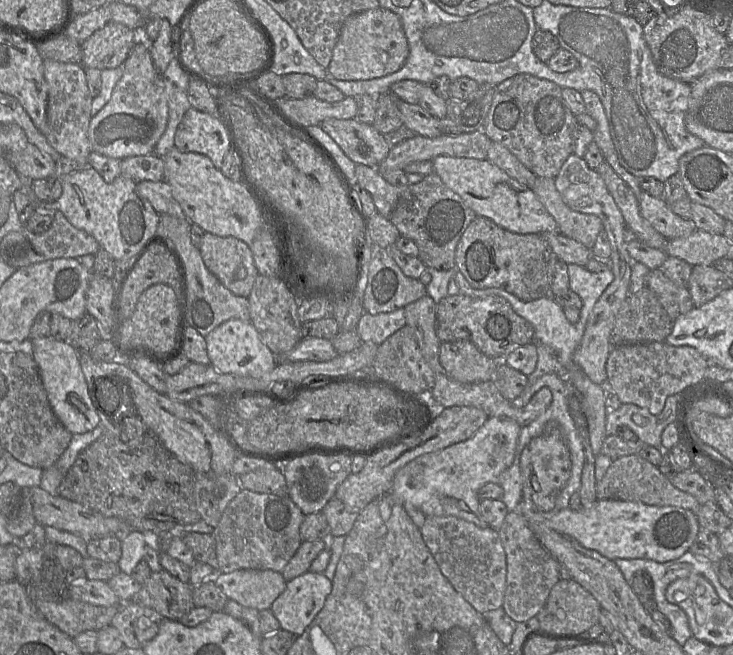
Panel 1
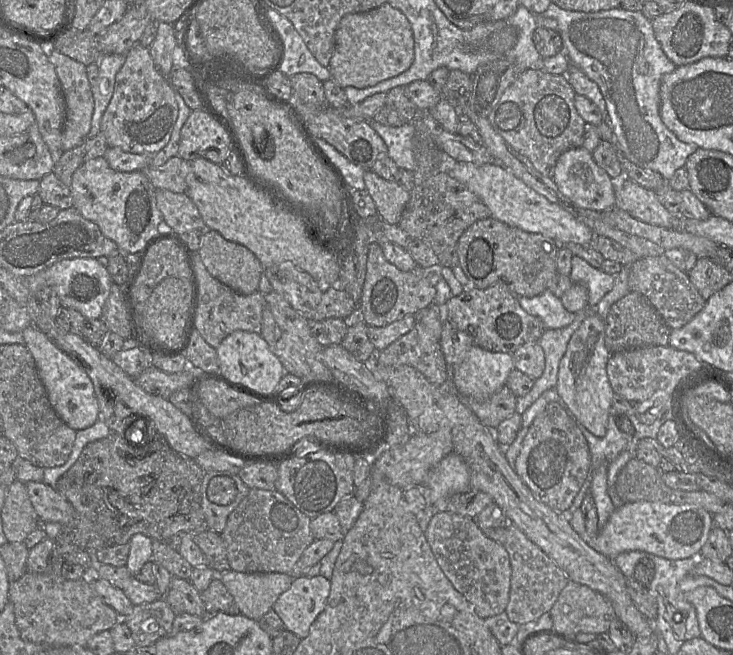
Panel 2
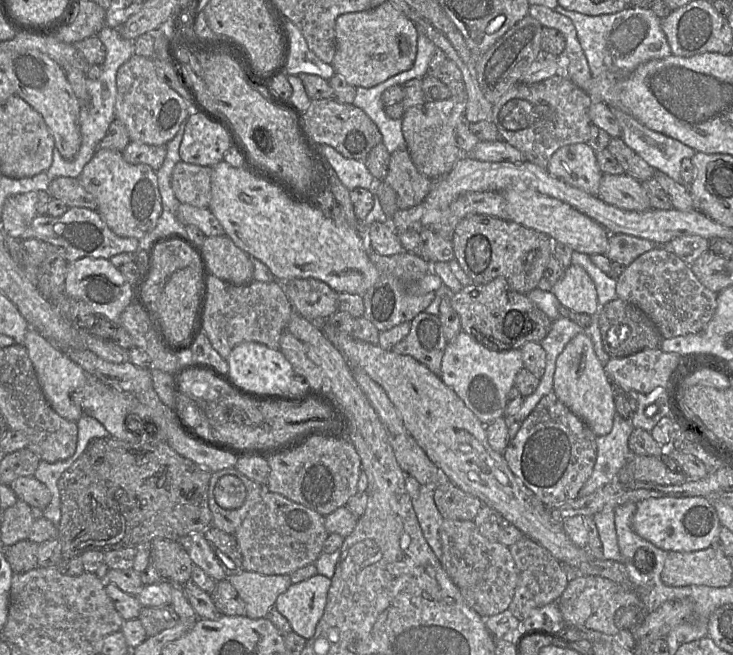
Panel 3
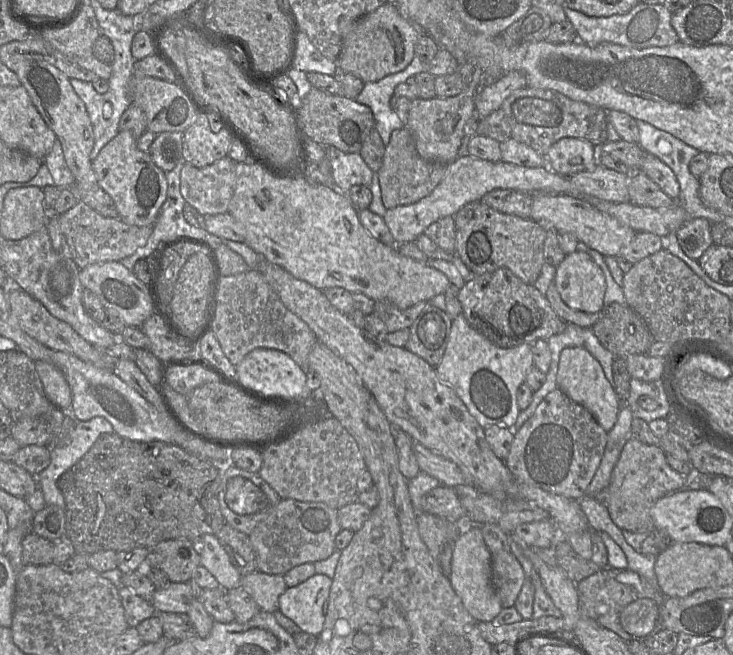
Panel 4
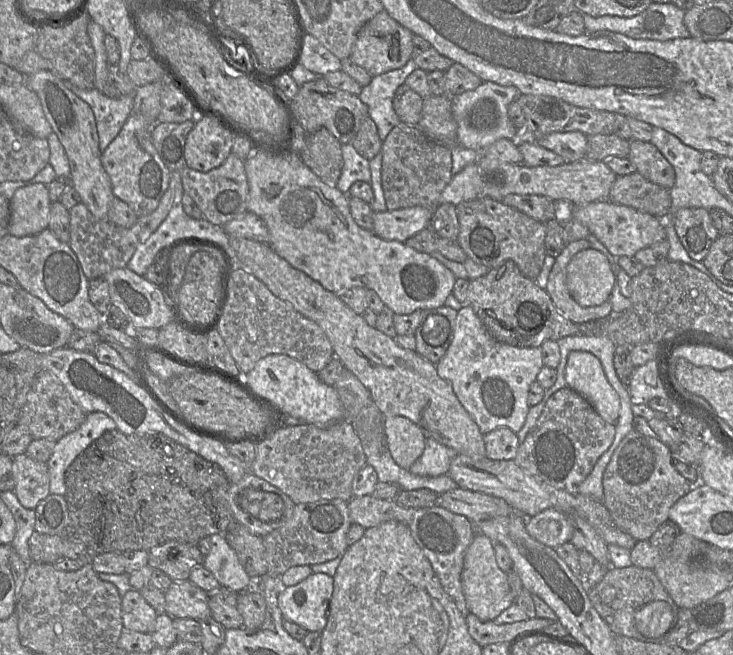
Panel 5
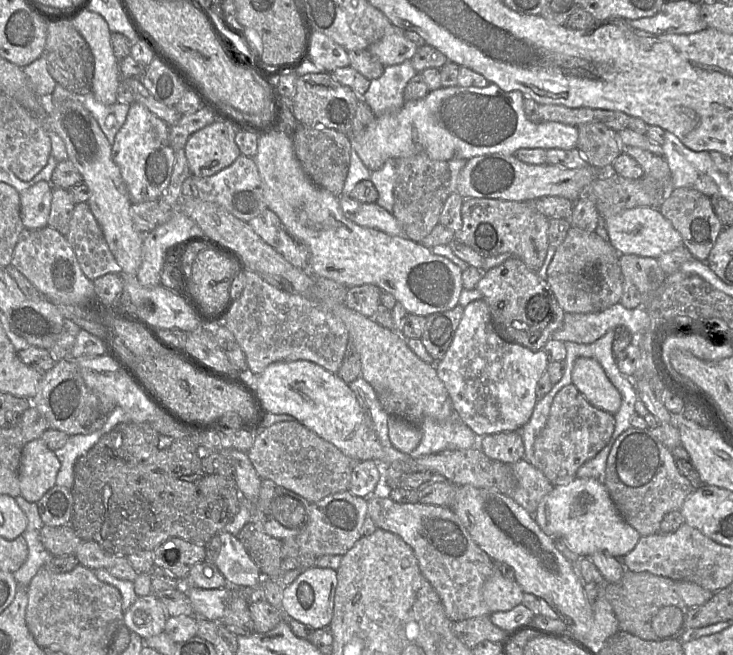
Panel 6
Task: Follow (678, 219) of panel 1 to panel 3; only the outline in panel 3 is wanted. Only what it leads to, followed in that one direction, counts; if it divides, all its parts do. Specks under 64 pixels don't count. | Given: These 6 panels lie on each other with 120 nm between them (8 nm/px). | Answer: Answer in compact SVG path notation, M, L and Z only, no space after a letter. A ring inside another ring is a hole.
M625 173L603 174L597 197L603 202L629 211L652 209L642 182Z

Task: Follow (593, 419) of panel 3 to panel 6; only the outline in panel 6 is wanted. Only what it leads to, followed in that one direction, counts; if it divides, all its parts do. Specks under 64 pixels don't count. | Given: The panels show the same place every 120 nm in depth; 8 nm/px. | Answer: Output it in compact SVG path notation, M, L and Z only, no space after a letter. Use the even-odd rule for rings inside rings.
M579 357L572 369L572 384L594 407L615 415L621 406L621 394L595 359Z

